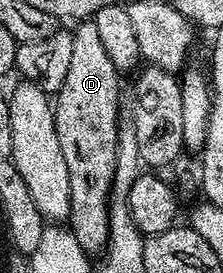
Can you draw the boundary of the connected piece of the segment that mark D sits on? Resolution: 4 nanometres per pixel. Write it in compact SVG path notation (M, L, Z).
M94 19L80 20L71 32L73 38L73 55L69 61L69 74L61 82L59 91L54 93L55 125L57 142L61 142L61 155L68 167L70 214L67 226L88 255L102 253L108 242L108 214L113 174L117 166L118 124L121 98L119 98L119 79L121 73L113 66L105 46L101 43Z

